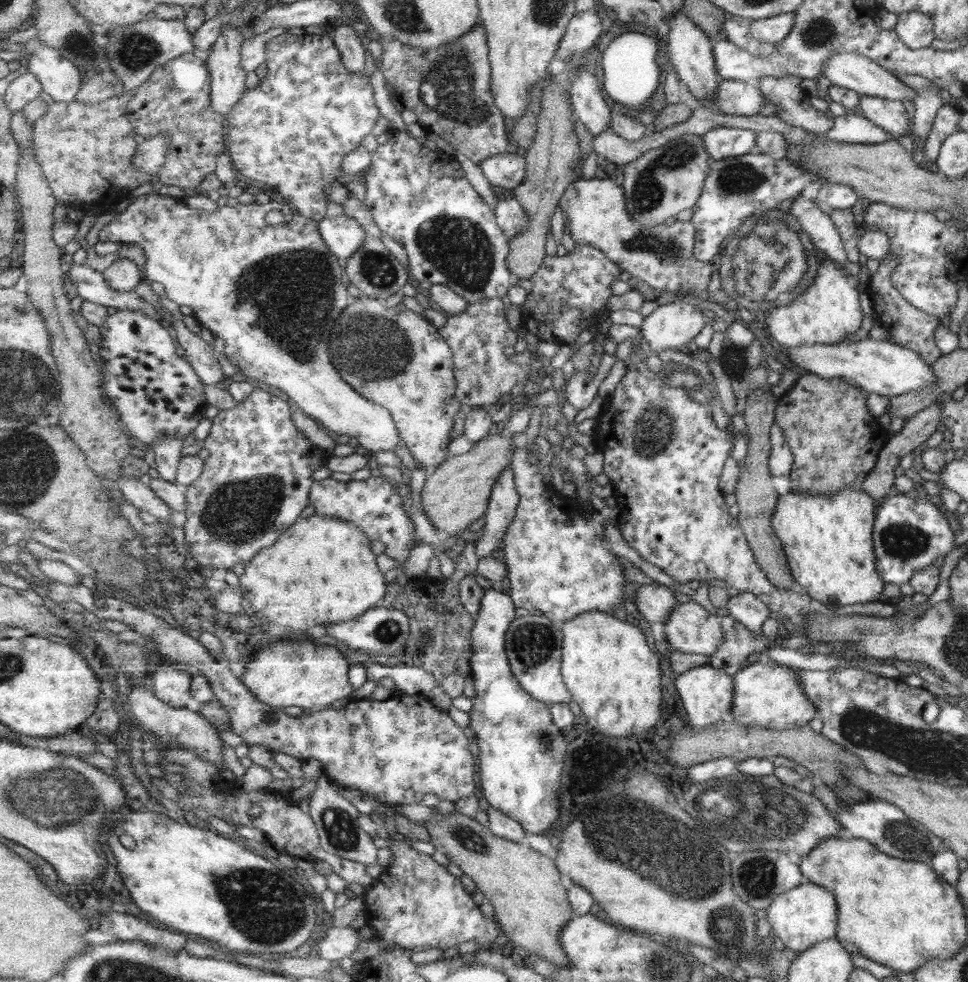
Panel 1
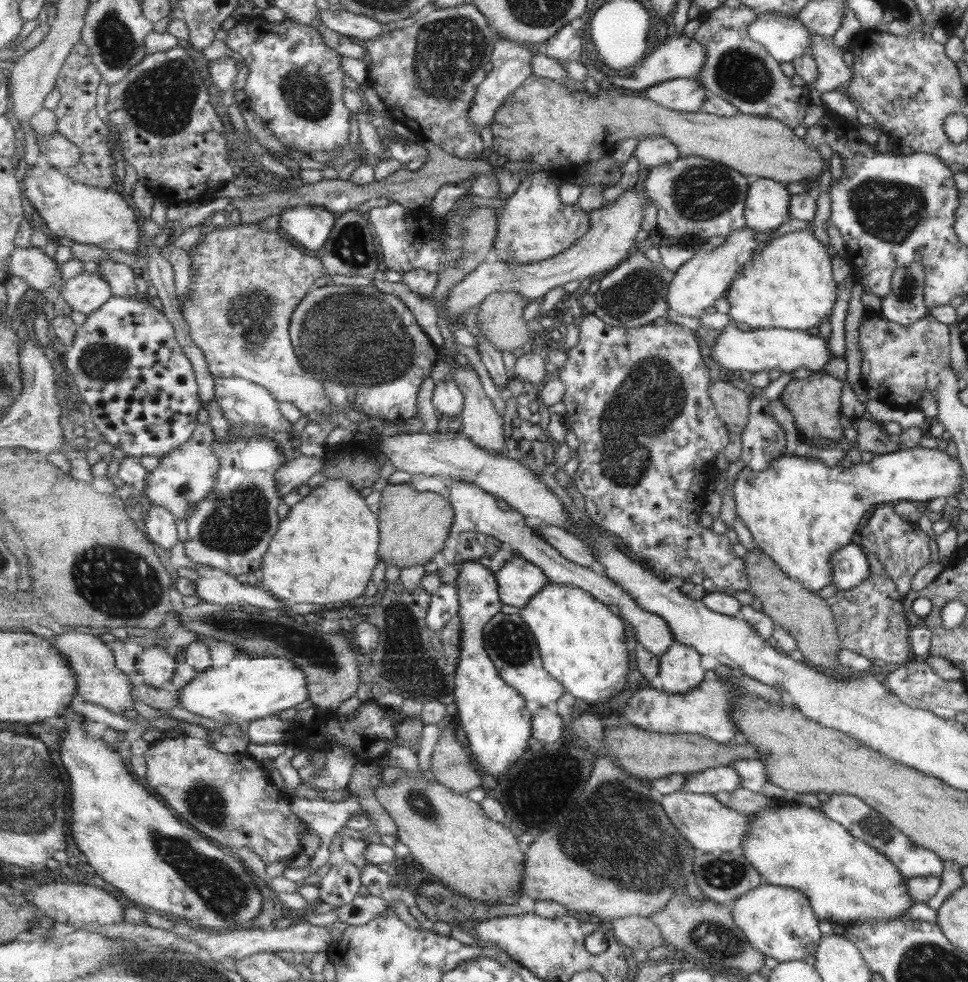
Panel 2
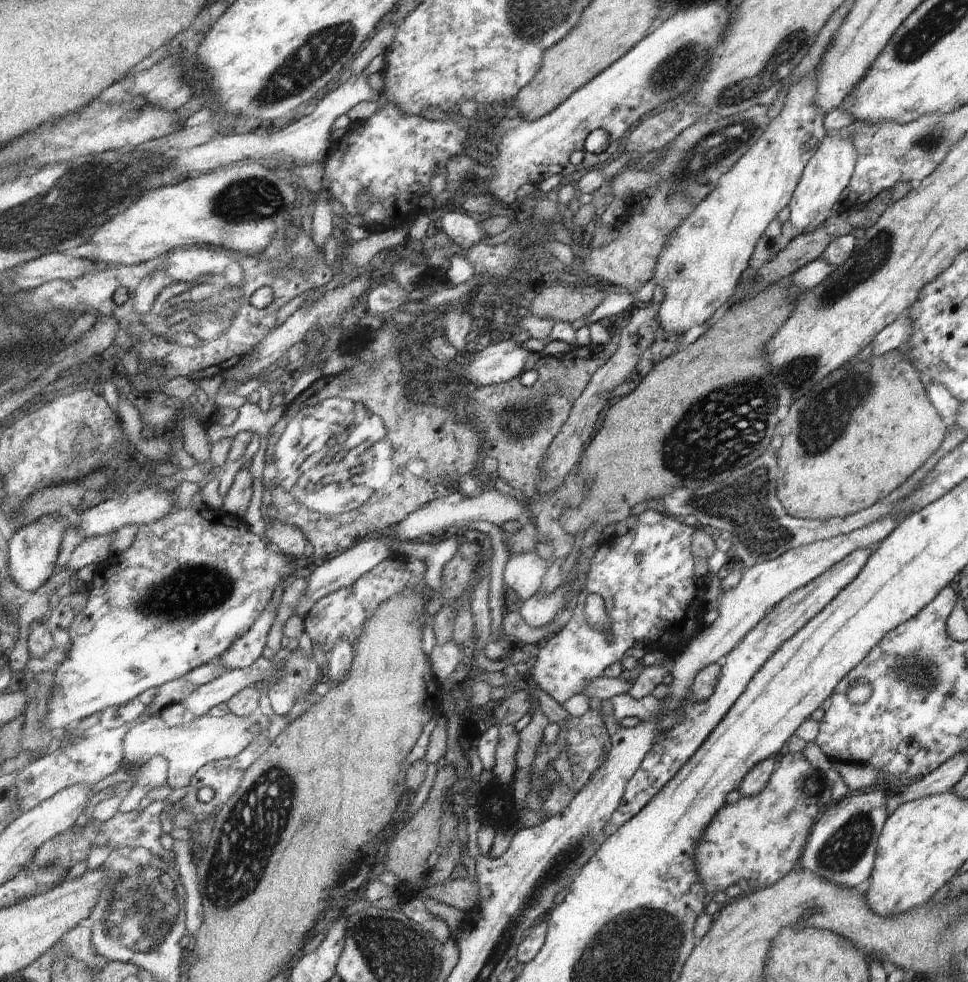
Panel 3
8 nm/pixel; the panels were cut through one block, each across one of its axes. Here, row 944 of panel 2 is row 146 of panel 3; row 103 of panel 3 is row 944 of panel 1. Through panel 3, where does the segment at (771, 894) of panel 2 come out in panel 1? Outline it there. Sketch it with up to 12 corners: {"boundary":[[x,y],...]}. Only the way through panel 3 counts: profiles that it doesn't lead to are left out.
{"boundary":[[799,883],[765,908],[771,936],[800,953],[833,937],[837,903]]}

